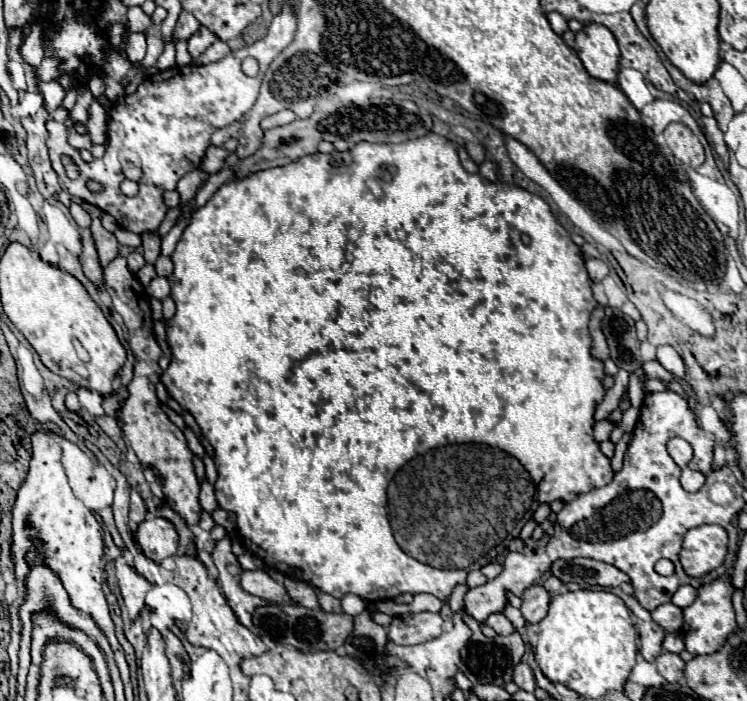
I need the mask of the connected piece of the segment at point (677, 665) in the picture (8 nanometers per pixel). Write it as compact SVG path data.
M662 652L656 658L656 668L668 682L680 682L684 678L684 666L686 664L682 662L682 658L672 652Z

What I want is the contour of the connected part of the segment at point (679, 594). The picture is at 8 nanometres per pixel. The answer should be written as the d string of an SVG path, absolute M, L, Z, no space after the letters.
M680 586L680 590L676 590L676 594L672 596L672 602L674 602L676 606L680 606L680 608L688 608L688 606L694 602L696 594L698 594L698 592L696 592L692 586Z

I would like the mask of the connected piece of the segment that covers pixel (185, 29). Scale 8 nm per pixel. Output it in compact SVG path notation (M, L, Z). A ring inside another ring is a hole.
M182 12L180 18L178 18L178 22L176 22L176 26L174 26L172 40L174 40L174 42L178 42L178 40L188 40L194 32L198 32L198 28L200 28L200 22L198 22L192 14Z

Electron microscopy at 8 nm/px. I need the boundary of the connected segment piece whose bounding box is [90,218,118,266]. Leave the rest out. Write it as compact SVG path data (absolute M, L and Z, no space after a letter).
M92 218L92 236L96 240L96 248L98 248L98 258L100 264L106 266L108 262L112 262L118 256L118 240L112 232L104 230L104 226L100 224L100 218Z

